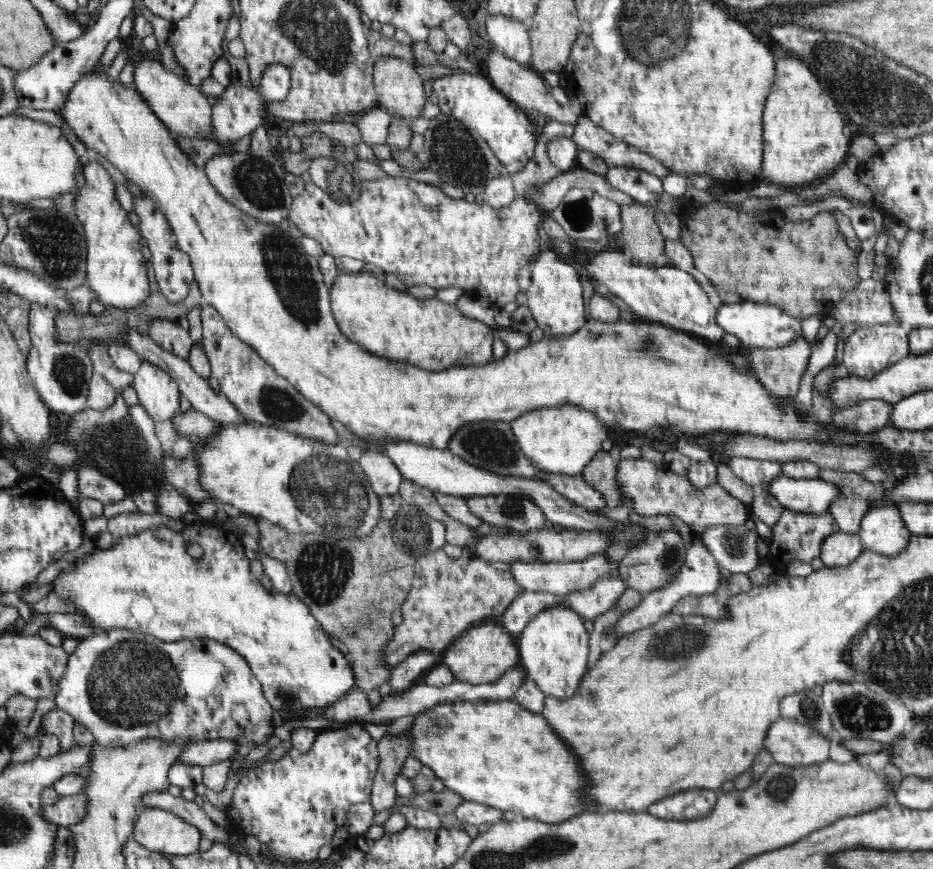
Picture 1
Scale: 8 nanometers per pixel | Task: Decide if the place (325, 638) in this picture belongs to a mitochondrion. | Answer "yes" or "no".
no

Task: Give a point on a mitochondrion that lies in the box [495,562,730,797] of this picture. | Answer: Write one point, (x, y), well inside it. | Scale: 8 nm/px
(682, 642)

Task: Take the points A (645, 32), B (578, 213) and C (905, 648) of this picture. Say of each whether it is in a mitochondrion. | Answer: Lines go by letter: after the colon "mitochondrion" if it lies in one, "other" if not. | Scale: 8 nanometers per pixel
A: mitochondrion
B: mitochondrion
C: mitochondrion

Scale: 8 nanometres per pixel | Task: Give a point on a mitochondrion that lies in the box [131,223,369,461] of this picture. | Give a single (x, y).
(287, 270)

